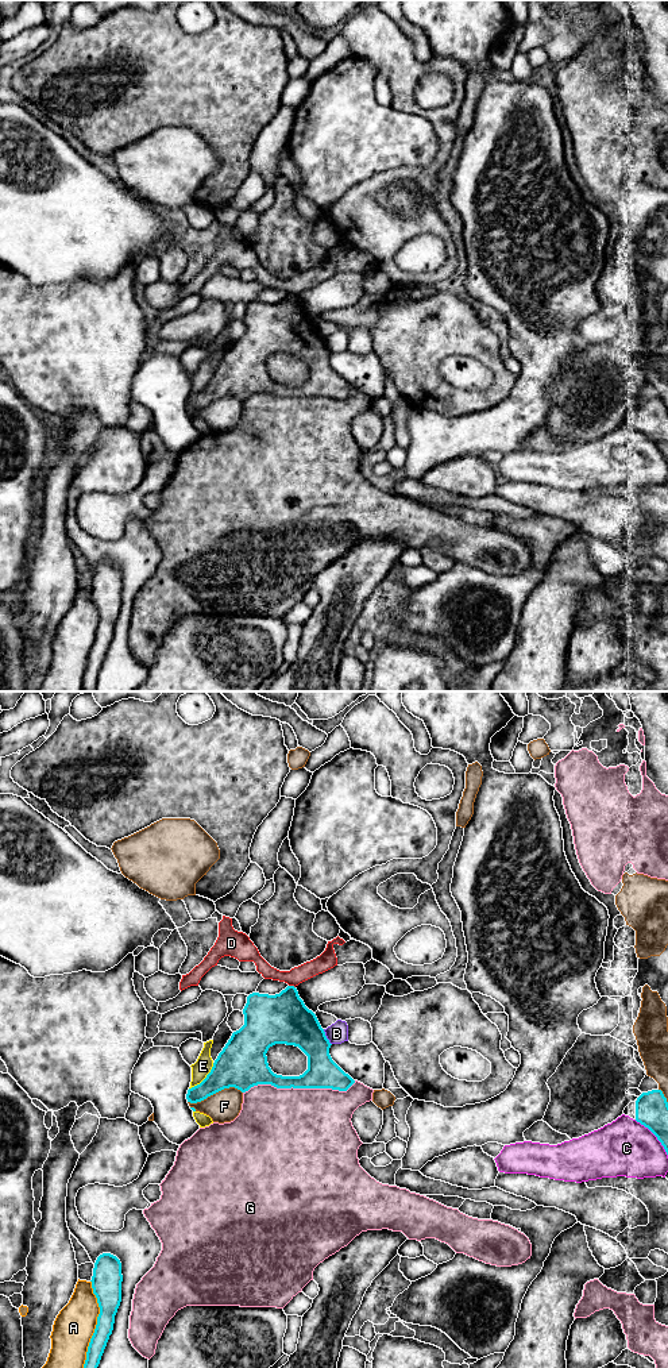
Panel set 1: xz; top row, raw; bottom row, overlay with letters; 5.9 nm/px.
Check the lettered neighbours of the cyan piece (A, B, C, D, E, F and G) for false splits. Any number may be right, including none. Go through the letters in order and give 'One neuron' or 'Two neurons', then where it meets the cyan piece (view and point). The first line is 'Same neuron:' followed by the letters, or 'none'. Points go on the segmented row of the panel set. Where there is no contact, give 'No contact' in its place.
Same neuron: none
A: Two neurons. Touches cyan at xz (97, 1324)
B: Two neurons. Touches cyan at xz (325, 1037)
C: Two neurons. Touches cyan at xz (655, 1135)
D: Two neurons. Touches cyan at xz (292, 986)
E: Two neurons. Touches cyan at xz (205, 1078)
F: Two neurons. Touches cyan at xz (215, 1093)
G: Two neurons. Touches cyan at xz (298, 1087)

